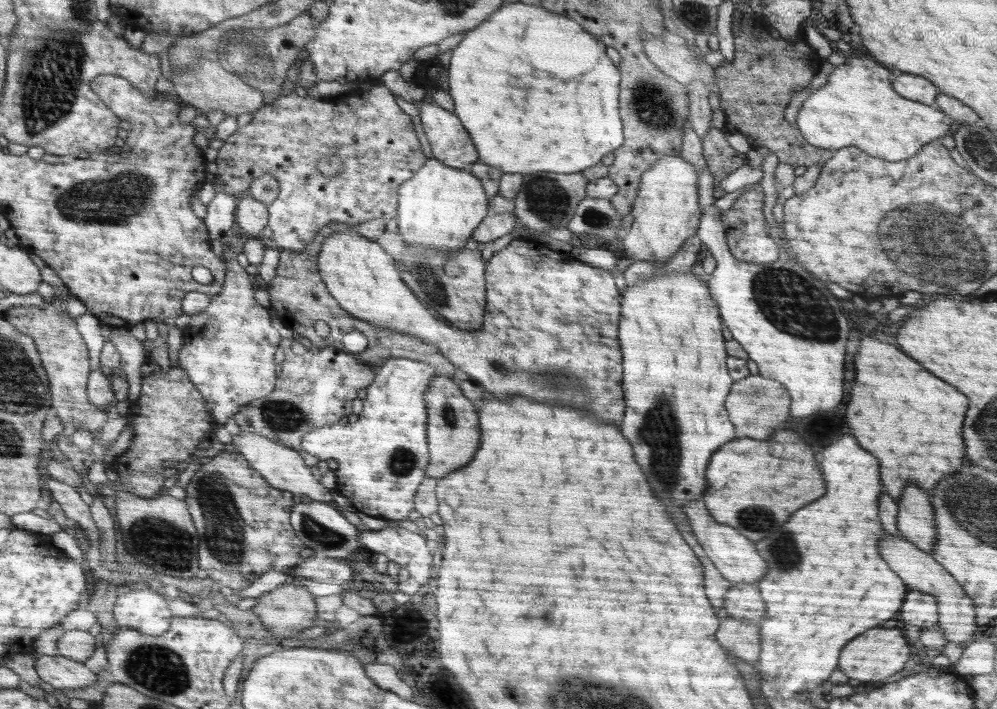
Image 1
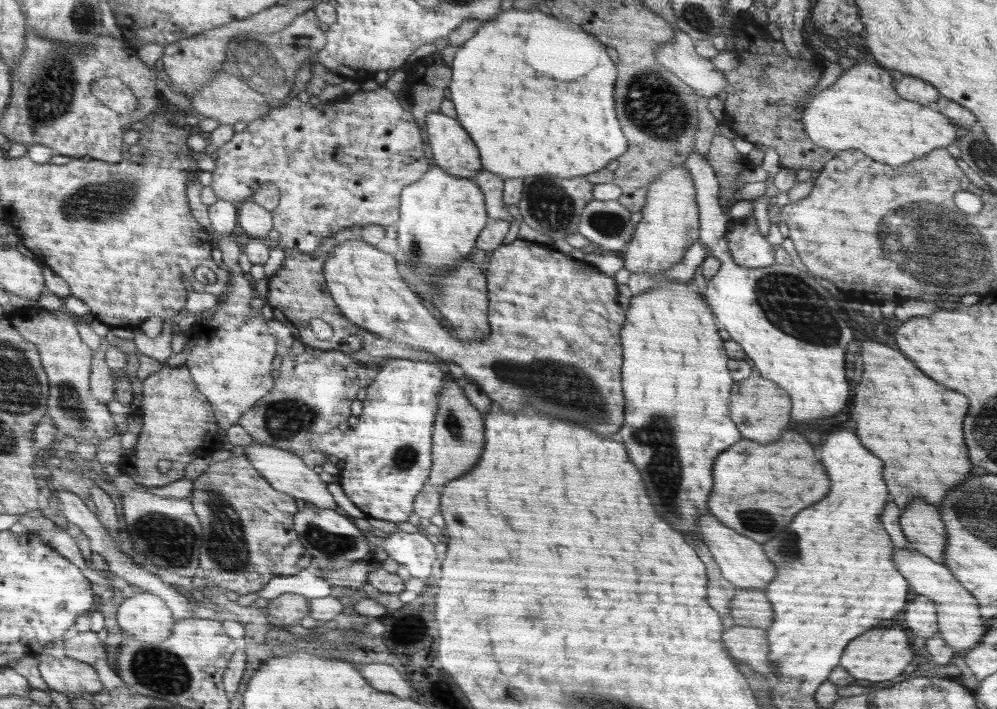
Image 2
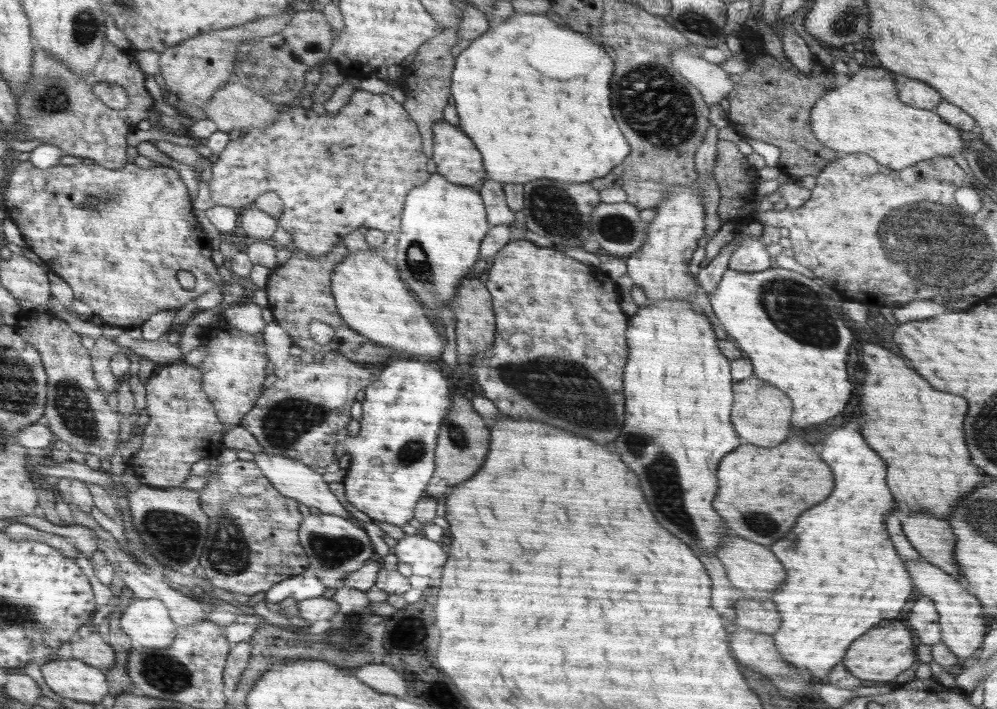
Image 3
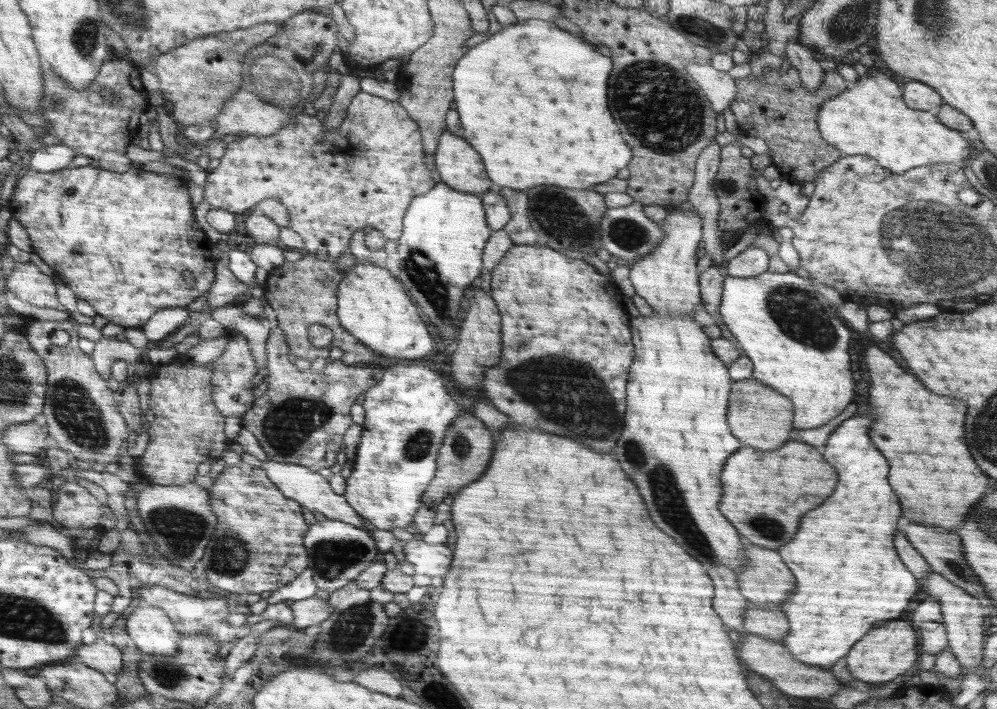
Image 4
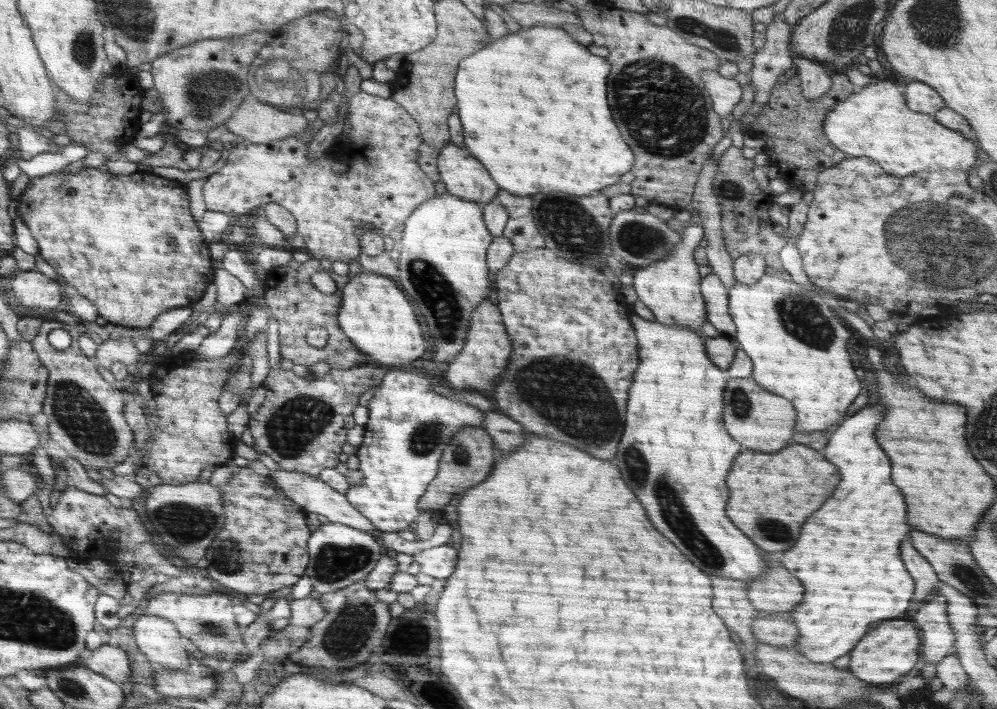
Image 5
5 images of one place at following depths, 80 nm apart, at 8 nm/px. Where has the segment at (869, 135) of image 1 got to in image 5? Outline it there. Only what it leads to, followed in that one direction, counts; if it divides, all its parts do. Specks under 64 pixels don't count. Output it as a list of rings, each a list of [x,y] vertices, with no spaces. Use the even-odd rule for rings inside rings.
[[[882,80],[856,89],[846,100],[837,102],[824,116],[827,139],[848,156],[866,156],[894,176],[910,176],[920,170],[968,171],[979,162],[981,151],[975,140],[938,124],[932,115],[910,110],[898,89],[896,82]]]

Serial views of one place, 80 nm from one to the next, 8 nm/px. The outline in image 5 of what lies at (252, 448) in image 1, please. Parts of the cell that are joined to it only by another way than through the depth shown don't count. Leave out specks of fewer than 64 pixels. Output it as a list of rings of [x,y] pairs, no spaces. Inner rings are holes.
[[[282,468],[278,469],[278,471],[270,470],[269,476],[275,480],[275,483],[283,489],[289,498],[295,501],[296,504],[303,505],[304,508],[308,509],[308,512],[322,514],[322,516],[328,518],[329,522],[346,524],[376,537],[380,534],[375,524],[372,524],[372,521],[368,520],[368,517],[365,517],[359,509],[353,506],[347,500],[344,493],[333,489],[326,481],[320,480],[315,476],[308,476],[306,472],[296,472],[295,470]]]

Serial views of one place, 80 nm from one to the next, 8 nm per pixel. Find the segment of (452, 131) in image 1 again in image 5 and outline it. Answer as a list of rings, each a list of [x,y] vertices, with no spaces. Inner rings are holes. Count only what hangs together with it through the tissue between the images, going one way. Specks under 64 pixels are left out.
[[[449,142],[439,152],[438,159],[444,184],[447,184],[446,192],[483,205],[491,203],[499,195],[499,185],[495,183],[495,180],[492,180],[491,173],[487,171],[487,167],[478,157],[472,156],[466,148],[460,149],[454,143]]]

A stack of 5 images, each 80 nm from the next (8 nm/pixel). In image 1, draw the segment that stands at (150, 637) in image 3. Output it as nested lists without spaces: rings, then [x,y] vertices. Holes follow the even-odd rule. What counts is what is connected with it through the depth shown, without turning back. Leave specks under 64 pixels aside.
[[[125,587],[124,590],[130,591],[119,594],[112,608],[113,617],[120,627],[135,627],[146,636],[160,636],[169,629],[174,616],[168,607],[168,600],[165,600],[163,595],[158,596],[159,593],[147,587],[144,590]]]

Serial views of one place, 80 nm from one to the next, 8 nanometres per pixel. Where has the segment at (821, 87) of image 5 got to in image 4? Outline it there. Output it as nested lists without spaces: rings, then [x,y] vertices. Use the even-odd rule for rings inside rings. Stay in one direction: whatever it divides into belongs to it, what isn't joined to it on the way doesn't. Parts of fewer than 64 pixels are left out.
[[[797,39],[789,40],[786,48],[786,57],[799,73],[802,87],[814,93],[822,85],[824,71],[813,57],[813,51],[800,44]]]

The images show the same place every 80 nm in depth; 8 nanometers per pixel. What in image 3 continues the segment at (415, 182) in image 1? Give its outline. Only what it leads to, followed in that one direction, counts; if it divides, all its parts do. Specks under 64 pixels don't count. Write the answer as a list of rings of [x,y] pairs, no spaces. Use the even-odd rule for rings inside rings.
[[[436,170],[422,186],[412,188],[403,208],[402,222],[396,233],[397,267],[408,288],[432,311],[437,322],[443,323],[438,310],[447,308],[457,288],[474,268],[483,238],[490,230],[483,196],[477,188],[452,184]]]

